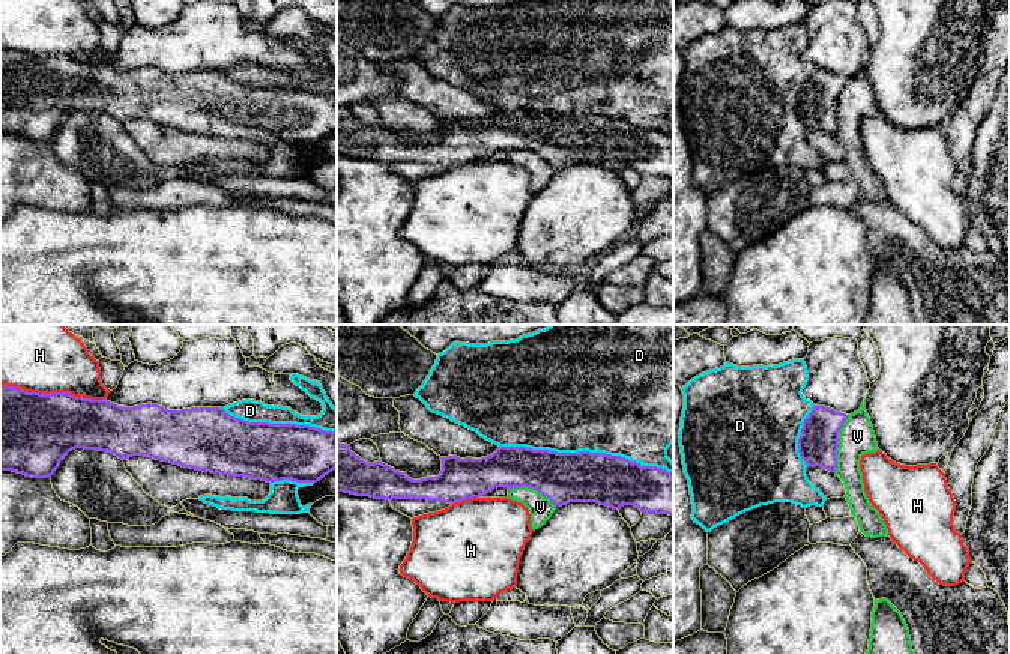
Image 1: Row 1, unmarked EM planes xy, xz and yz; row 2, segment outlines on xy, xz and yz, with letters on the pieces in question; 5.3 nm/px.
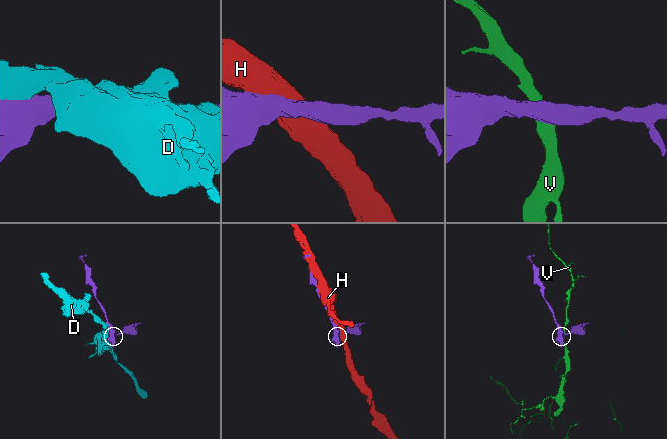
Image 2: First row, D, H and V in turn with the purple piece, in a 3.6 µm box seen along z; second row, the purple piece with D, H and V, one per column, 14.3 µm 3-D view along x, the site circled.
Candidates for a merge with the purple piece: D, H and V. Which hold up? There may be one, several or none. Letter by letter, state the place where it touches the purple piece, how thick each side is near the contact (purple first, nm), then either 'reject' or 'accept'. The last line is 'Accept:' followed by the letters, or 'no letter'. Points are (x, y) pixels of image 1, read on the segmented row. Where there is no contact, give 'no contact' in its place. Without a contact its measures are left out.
D: xz (586, 451) | 280/500 nm | reject
H: xy (53, 394) | 440/420 nm | reject
V: yz (837, 444) | 220/190 nm | reject
Accept: no letter

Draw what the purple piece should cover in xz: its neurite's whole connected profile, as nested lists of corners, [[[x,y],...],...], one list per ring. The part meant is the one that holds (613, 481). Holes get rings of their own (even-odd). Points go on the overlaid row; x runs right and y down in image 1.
[[[337,442],[337,492],[374,499],[427,499],[455,504],[479,498],[497,487],[531,487],[549,498],[555,507],[570,502],[597,502],[613,510],[634,505],[642,513],[673,516],[673,474],[657,466],[642,466],[621,456],[604,453],[556,453],[526,447],[499,447],[481,459],[440,457],[437,477],[412,480],[404,472],[379,462],[368,463],[350,445]]]

